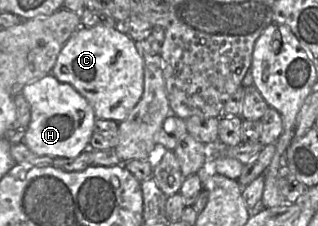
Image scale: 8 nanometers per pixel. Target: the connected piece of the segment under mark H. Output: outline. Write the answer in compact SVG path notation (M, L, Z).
M51 73L27 84L21 94L30 105L31 121L23 143L40 156L76 158L90 148L96 122L94 109L72 85L62 83Z

